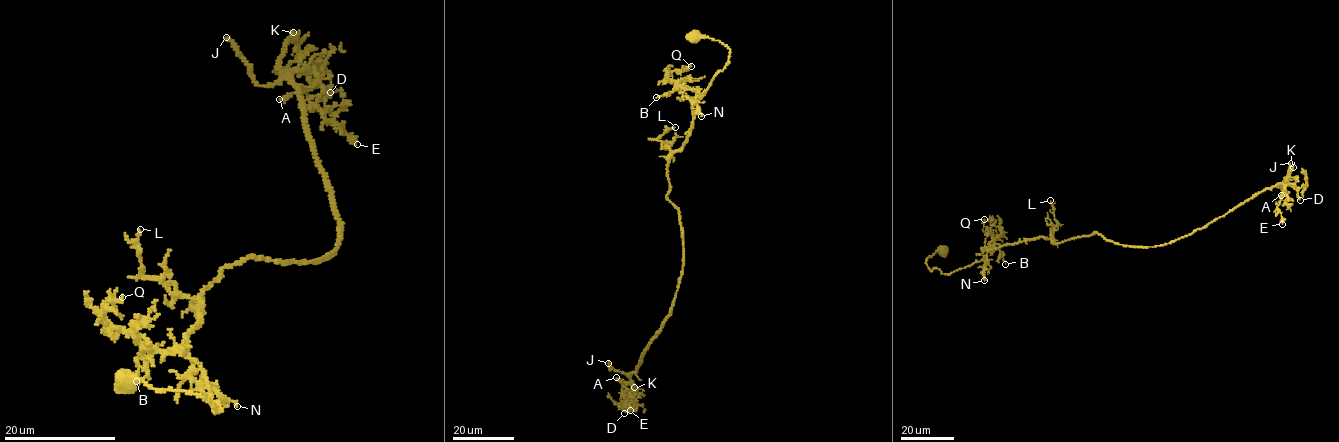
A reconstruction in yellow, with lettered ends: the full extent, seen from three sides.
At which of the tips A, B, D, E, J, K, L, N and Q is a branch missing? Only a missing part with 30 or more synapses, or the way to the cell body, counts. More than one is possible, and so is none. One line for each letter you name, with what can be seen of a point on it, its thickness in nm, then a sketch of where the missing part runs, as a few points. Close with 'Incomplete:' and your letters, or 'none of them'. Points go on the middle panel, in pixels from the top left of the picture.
J: Place: (608, 363). Thickness 320 nm. Course of what is missing: (608, 363), (600, 356), (594, 330), (589, 322), (589, 307), (597, 308)
Incomplete: J

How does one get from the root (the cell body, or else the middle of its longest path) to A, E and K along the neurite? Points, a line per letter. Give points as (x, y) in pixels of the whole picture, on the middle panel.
A: (694, 37), (718, 40), (730, 54), (668, 159), (682, 274), (631, 373), (635, 391), (616, 377)
E: (694, 37), (726, 45), (728, 62), (696, 97), (690, 133), (668, 159), (682, 274), (631, 373), (630, 410)
K: (694, 37), (726, 45), (728, 62), (668, 159), (682, 274), (622, 379), (634, 387)

